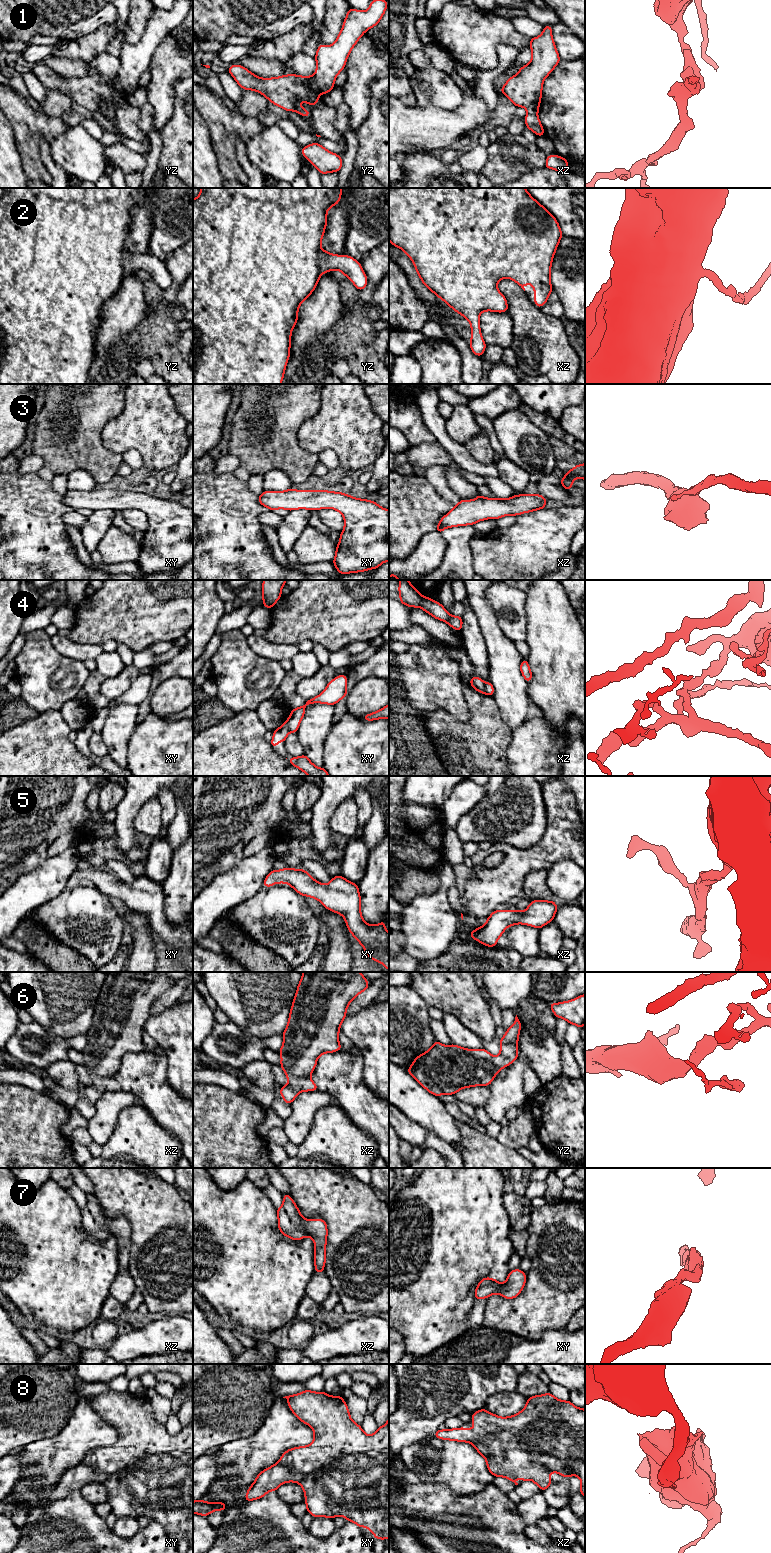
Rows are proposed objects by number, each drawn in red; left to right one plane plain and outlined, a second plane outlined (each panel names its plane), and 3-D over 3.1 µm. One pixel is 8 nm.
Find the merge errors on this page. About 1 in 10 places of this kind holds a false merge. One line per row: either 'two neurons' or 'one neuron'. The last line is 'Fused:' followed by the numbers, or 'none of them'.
1: one neuron
2: one neuron
3: one neuron
4: two neurons
5: one neuron
6: one neuron
7: one neuron
8: one neuron
Fused: 4

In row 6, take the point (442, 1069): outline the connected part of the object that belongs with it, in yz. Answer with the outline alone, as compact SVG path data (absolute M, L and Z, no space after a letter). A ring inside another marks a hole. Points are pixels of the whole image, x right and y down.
M517 1015L514 1024L509 1027L500 1039L500 1054L491 1055L484 1048L465 1049L455 1044L445 1046L435 1040L434 1045L422 1055L416 1056L407 1069L408 1073L428 1092L439 1097L442 1094L452 1095L459 1090L474 1086L489 1086L496 1074L512 1064L518 1057L518 1038L521 1023Z

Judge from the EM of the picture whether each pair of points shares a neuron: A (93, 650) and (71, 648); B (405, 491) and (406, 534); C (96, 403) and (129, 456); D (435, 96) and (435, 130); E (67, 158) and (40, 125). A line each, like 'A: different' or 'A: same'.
A: same
B: same
C: different
D: different
E: different

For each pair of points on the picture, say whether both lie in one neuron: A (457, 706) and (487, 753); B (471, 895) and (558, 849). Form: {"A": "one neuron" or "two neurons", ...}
{"A": "two neurons", "B": "one neuron"}

